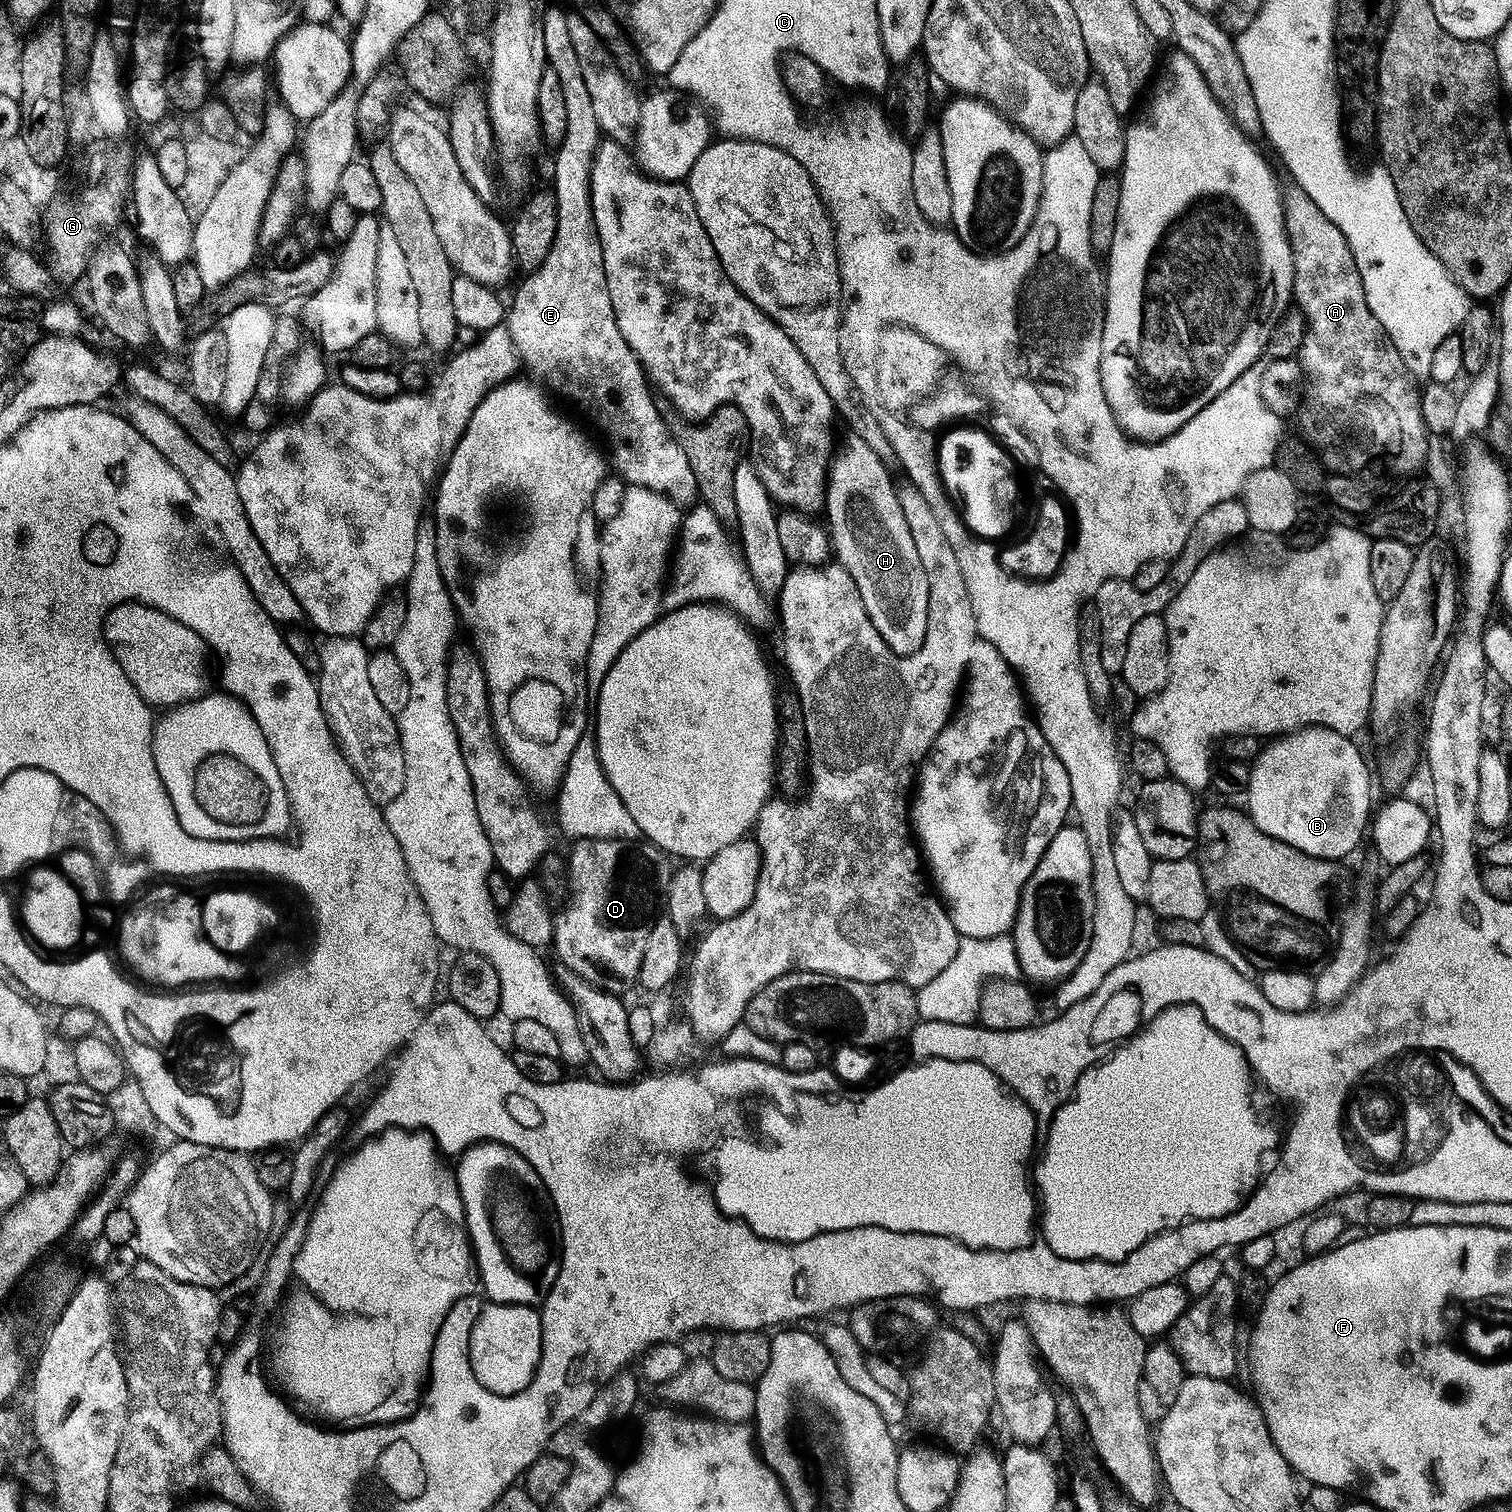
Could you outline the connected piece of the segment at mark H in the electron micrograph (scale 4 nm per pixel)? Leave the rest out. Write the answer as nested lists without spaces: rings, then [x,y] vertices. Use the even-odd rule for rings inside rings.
[[[849,435],[847,439],[848,441],[845,442],[844,449],[842,449],[841,452],[839,449],[839,451],[831,457],[828,465],[828,478],[824,490],[824,507],[822,512],[823,515],[828,515],[826,529],[831,539],[831,551],[834,553],[838,563],[850,574],[850,578],[854,578],[854,586],[858,586],[860,604],[866,606],[866,614],[870,614],[870,622],[874,622],[878,634],[882,634],[886,646],[890,646],[890,650],[894,654],[909,656],[910,654],[914,654],[922,646],[922,642],[926,642],[928,603],[930,602],[930,586],[926,578],[926,570],[922,570],[922,558],[918,558],[918,546],[914,542],[912,527],[906,522],[906,514],[902,510],[902,506],[896,497],[897,485],[895,483],[892,484],[892,478],[888,474],[888,471],[890,471],[889,467],[884,464],[882,458],[878,458],[878,454],[874,454],[874,450],[870,450],[870,446],[866,446],[866,442],[862,438]]]

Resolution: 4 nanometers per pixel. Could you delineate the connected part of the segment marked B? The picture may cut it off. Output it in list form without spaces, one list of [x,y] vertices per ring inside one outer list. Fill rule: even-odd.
[[[1298,728],[1295,732],[1285,732],[1282,736],[1269,739],[1261,747],[1256,760],[1250,764],[1250,782],[1246,793],[1246,801],[1248,800],[1246,811],[1258,826],[1258,830],[1262,830],[1262,834],[1266,834],[1270,838],[1278,838],[1282,842],[1318,858],[1343,861],[1355,853],[1360,848],[1358,847],[1360,839],[1363,836],[1365,839],[1366,833],[1369,831],[1370,817],[1374,812],[1374,804],[1372,808],[1372,776],[1374,780],[1374,772],[1368,769],[1368,764],[1364,761],[1364,756],[1360,753],[1360,748],[1355,744],[1356,742],[1353,737],[1343,736],[1329,728]]]

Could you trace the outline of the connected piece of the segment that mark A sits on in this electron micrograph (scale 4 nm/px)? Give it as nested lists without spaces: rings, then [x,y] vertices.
[[[1285,187],[1282,199],[1284,225],[1294,258],[1292,298],[1295,307],[1302,310],[1306,329],[1298,353],[1306,381],[1306,395],[1300,401],[1298,413],[1299,435],[1315,448],[1325,469],[1337,476],[1364,474],[1360,472],[1367,468],[1381,468],[1384,472],[1419,469],[1425,463],[1429,431],[1422,418],[1417,377],[1410,374],[1382,322],[1368,309],[1362,278],[1342,230],[1338,230],[1299,187]]]

